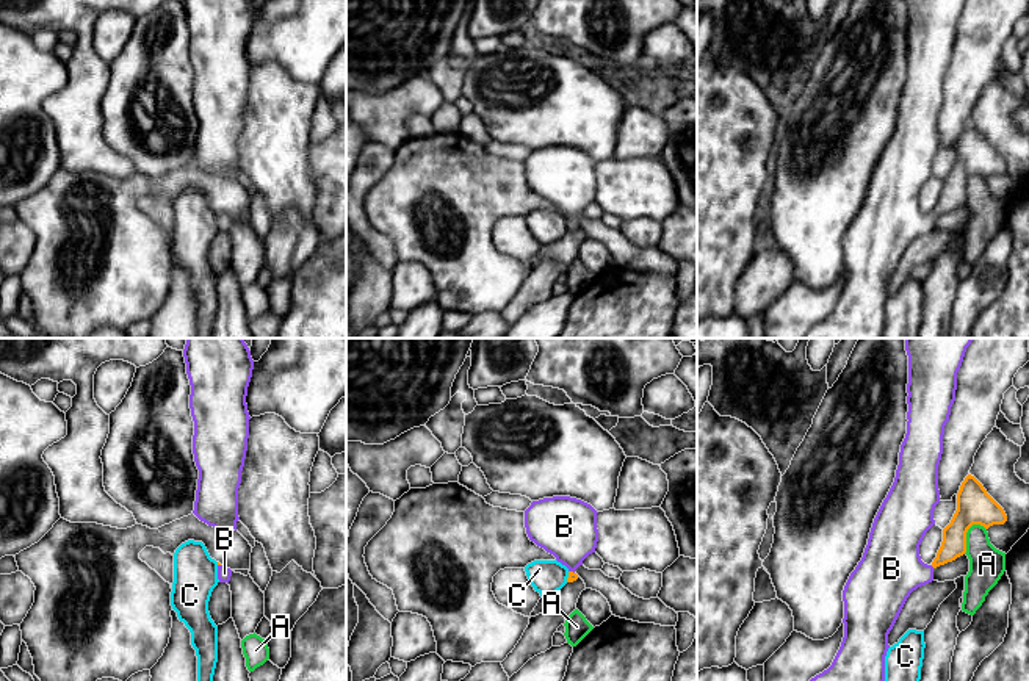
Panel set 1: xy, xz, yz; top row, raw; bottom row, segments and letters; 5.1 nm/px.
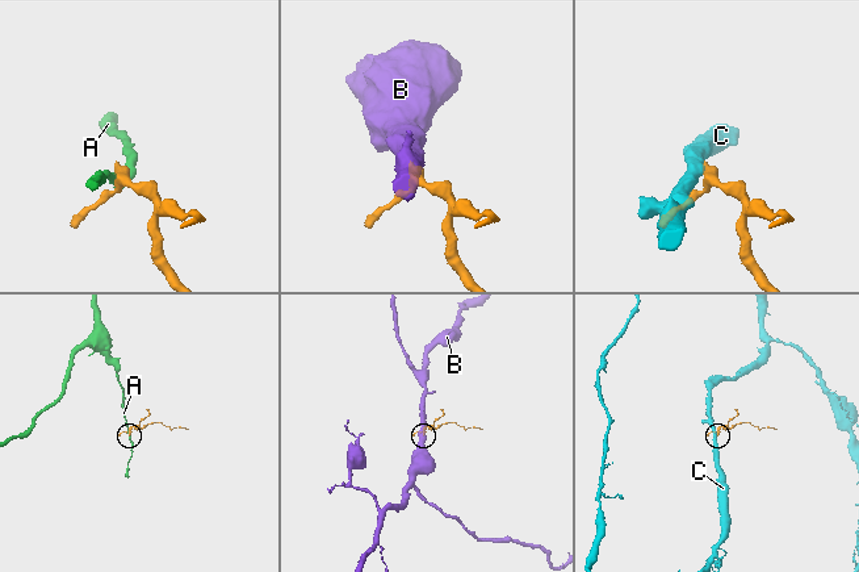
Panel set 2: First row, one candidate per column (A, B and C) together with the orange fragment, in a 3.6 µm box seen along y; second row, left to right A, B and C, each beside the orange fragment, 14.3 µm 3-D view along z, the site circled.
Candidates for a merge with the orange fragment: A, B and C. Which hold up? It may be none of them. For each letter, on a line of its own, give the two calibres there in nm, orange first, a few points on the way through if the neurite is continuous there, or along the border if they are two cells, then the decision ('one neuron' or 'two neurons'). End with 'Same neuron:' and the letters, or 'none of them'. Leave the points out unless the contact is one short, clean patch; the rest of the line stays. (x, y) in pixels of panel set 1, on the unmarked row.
A: calibres 190 and 190 nm; border yz (982, 174), (973, 174), (968, 179), (964, 202); two neurons
B: calibres 50 and 320 nm; way xz (572, 226), (572, 221), (570, 185), (564, 176); one neuron
C: calibres 50 and 180 nm; border xz (569, 221), (566, 230); two neurons
Same neuron: B

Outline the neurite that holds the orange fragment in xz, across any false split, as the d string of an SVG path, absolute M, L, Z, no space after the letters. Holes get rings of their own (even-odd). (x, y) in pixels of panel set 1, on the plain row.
M570 146L533 150L525 160L529 189L569 218L567 232L578 229L575 219L589 204L595 202L597 163L590 153Z

